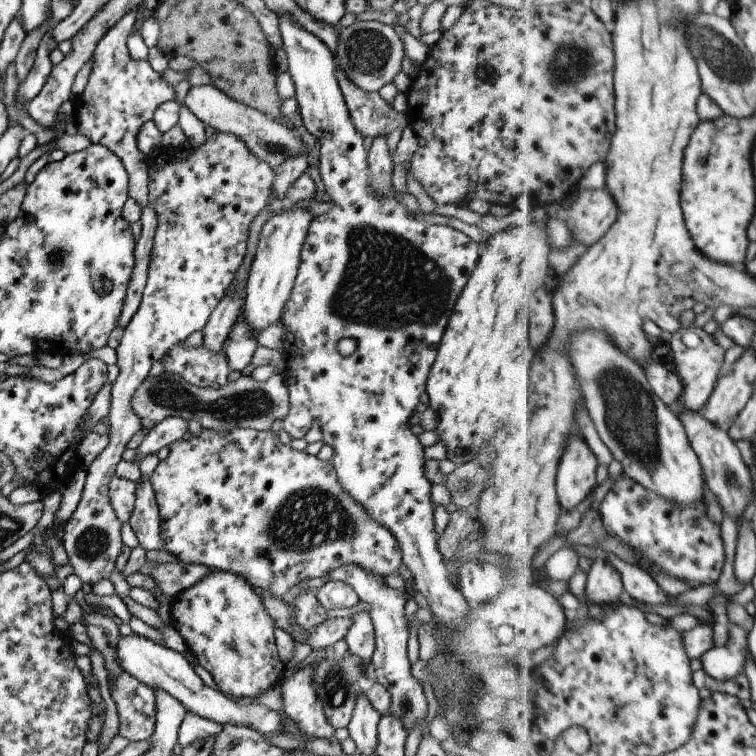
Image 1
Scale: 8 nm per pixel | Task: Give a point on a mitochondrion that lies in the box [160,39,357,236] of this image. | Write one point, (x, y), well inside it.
(266, 145)

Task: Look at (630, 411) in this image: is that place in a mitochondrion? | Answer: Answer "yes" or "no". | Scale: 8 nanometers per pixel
yes

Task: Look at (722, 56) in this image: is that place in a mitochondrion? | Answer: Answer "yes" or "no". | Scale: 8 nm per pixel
yes

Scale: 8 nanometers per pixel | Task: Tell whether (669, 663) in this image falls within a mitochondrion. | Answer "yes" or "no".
no

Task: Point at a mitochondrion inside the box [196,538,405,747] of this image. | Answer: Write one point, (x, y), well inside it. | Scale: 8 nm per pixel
(337, 687)

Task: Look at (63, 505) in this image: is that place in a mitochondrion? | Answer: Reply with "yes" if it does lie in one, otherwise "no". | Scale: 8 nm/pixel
no

